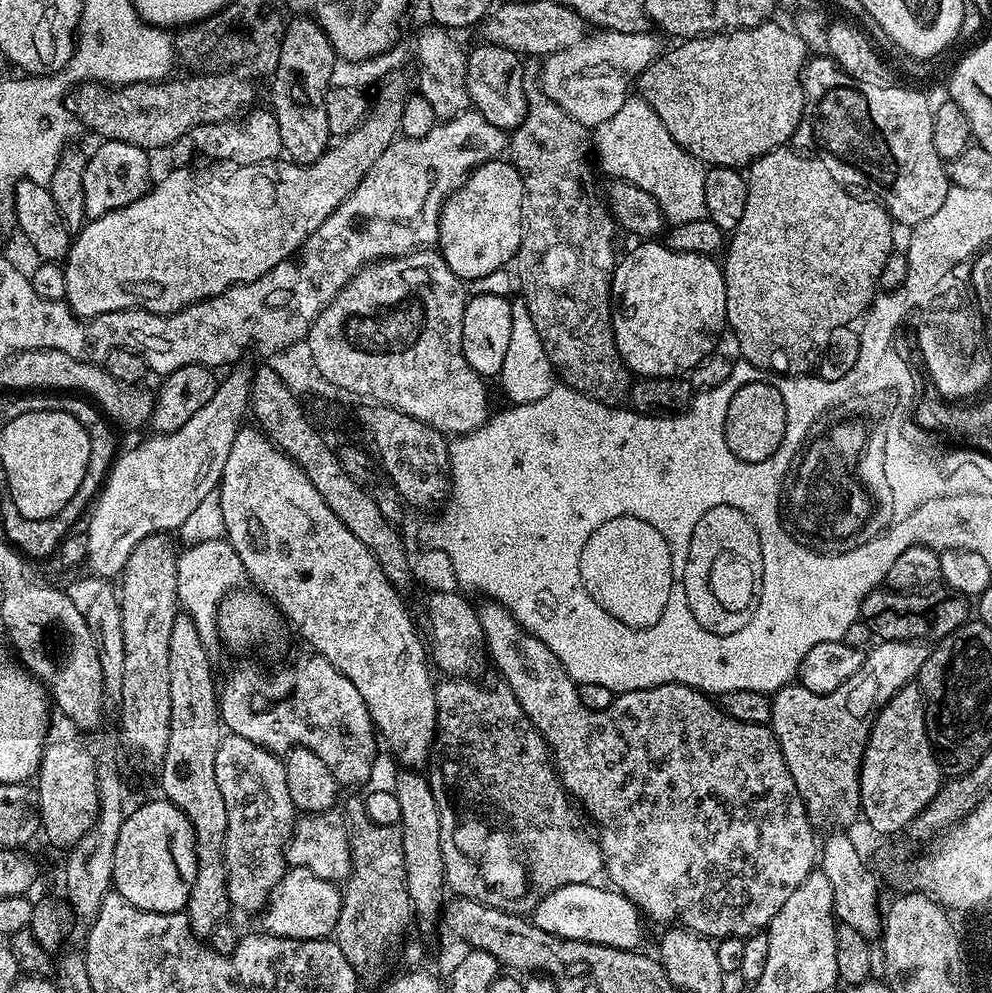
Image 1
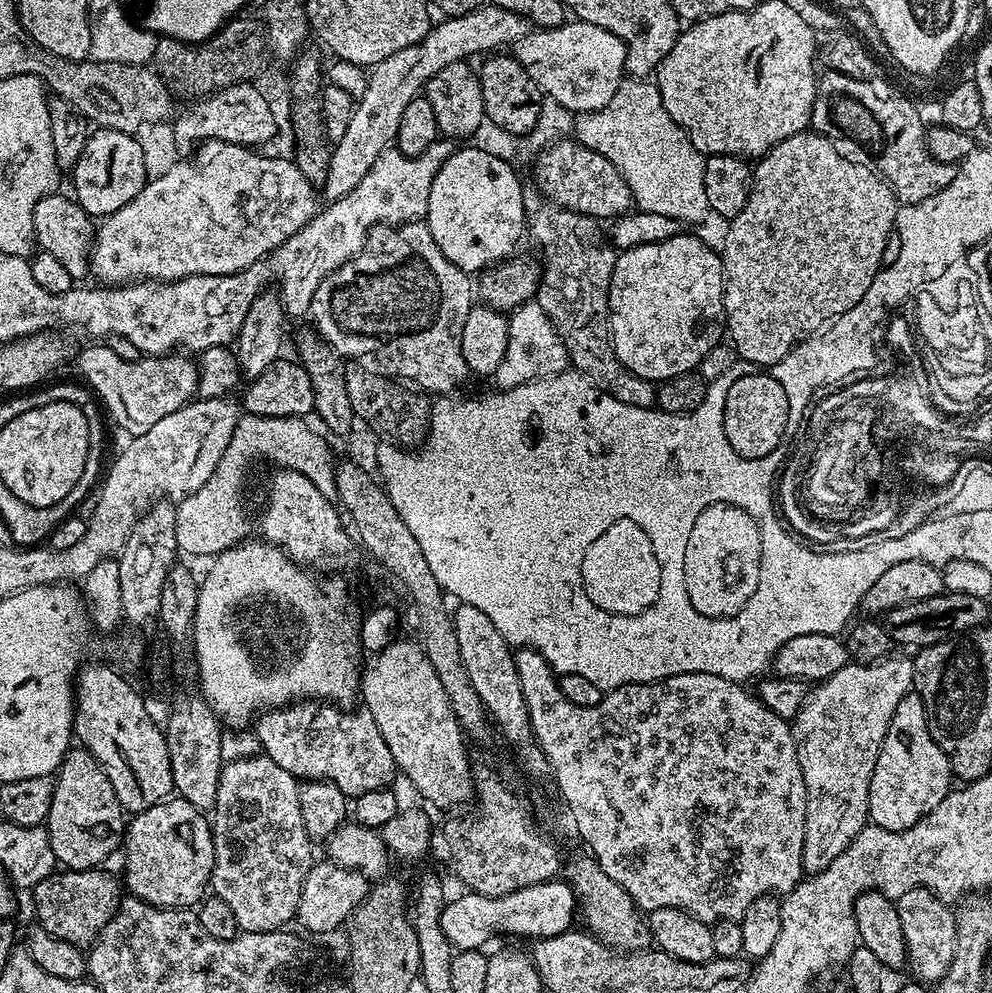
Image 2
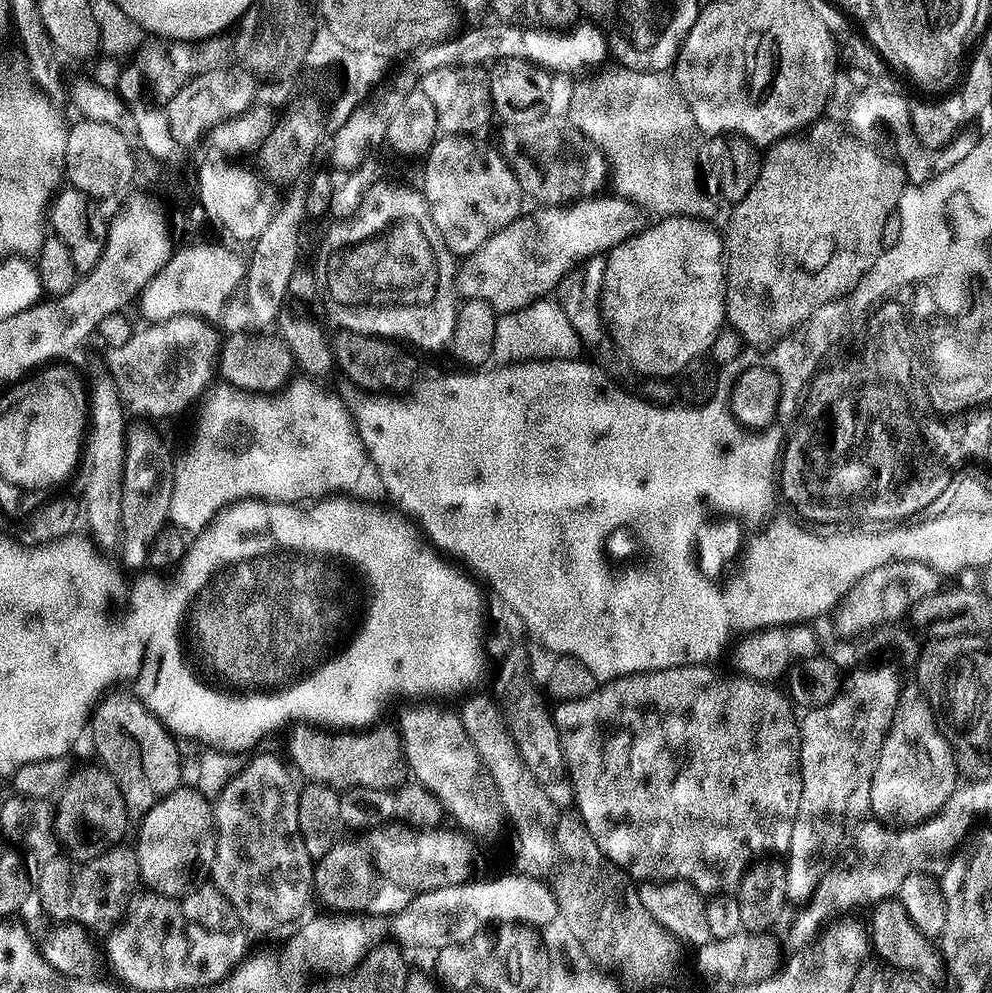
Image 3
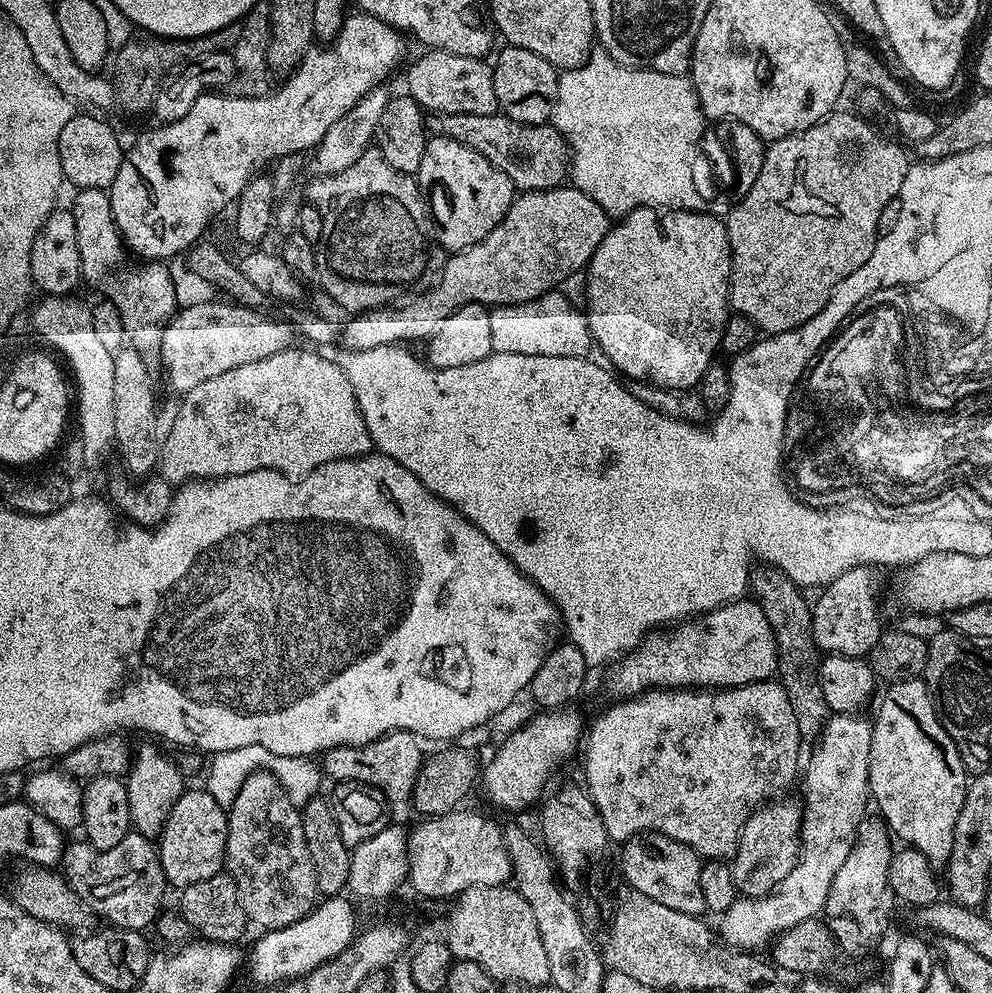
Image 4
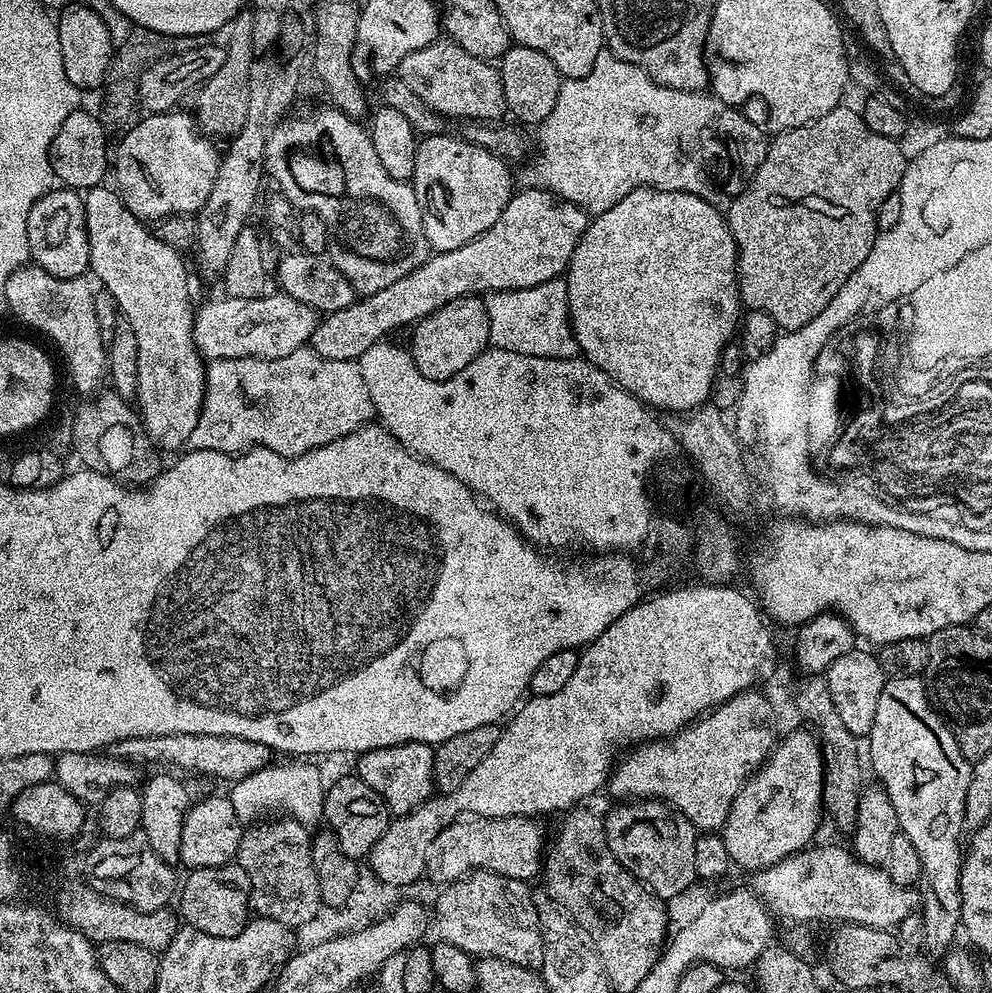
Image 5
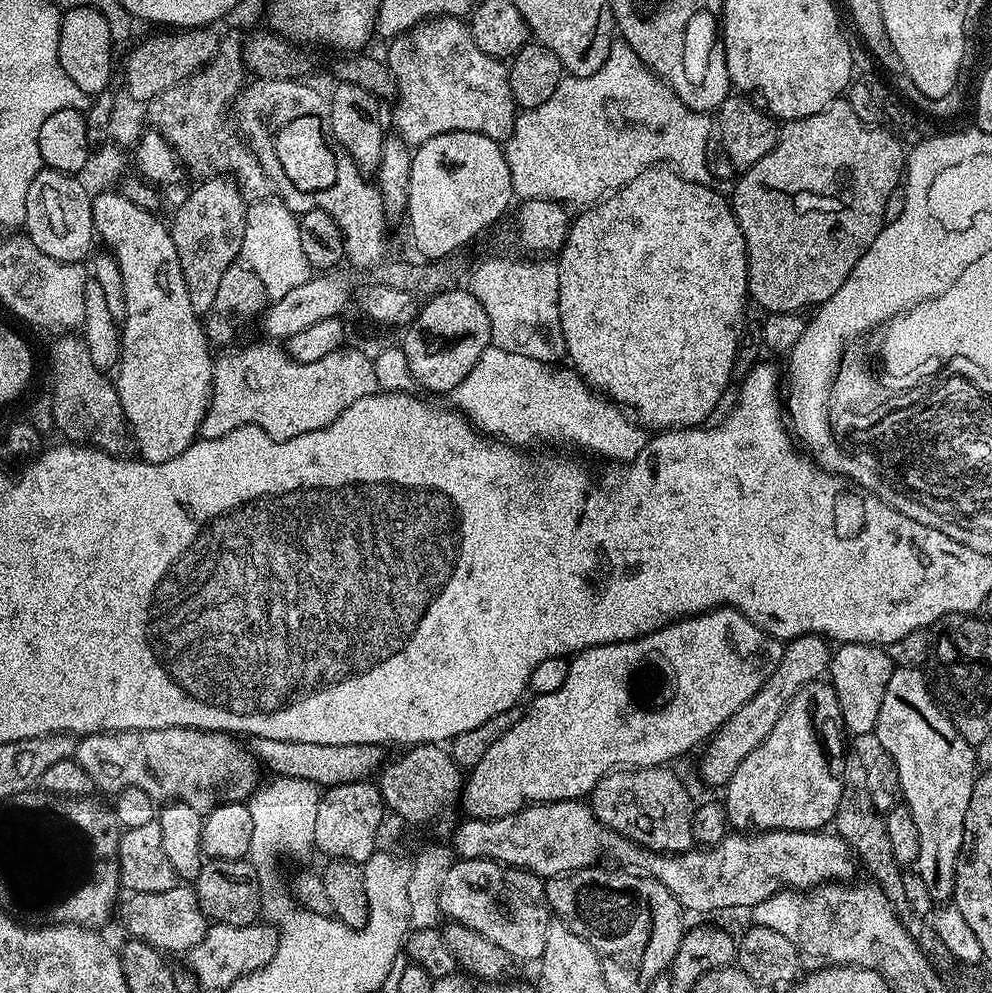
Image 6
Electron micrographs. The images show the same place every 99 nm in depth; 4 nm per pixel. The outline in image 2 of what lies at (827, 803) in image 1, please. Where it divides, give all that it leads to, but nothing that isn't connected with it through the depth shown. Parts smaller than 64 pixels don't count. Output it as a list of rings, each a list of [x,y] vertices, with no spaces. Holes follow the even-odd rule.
[[[896,655],[875,664],[848,663],[807,693],[791,721],[806,782],[805,873],[826,870],[869,823],[870,778],[880,747],[892,725],[892,715],[901,711],[904,695],[913,691],[912,661],[907,655]]]

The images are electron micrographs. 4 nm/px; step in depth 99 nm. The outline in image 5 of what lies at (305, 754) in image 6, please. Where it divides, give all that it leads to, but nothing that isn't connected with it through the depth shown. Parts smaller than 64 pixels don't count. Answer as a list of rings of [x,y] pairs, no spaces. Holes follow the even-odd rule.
[[[162,734],[126,738],[111,745],[111,755],[117,760],[127,760],[133,766],[140,764],[173,764],[184,772],[197,772],[200,776],[214,776],[218,780],[235,782],[271,765],[274,760],[272,749],[262,742],[250,742],[237,736],[215,736],[214,734]]]

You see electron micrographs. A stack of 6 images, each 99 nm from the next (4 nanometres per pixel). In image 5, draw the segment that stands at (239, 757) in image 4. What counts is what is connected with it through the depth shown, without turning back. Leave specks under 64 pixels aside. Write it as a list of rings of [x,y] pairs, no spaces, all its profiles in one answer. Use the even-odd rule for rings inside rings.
[[[288,760],[286,762],[288,763],[279,764],[279,762],[276,762],[268,765],[252,775],[235,781],[231,785],[232,790],[229,790],[228,797],[234,806],[235,813],[238,814],[242,822],[252,822],[269,814],[282,813],[287,814],[290,818],[307,828],[313,827],[312,824],[321,821],[324,813],[324,794],[326,791],[326,782],[322,780],[321,772],[312,765],[312,762],[306,760]]]

